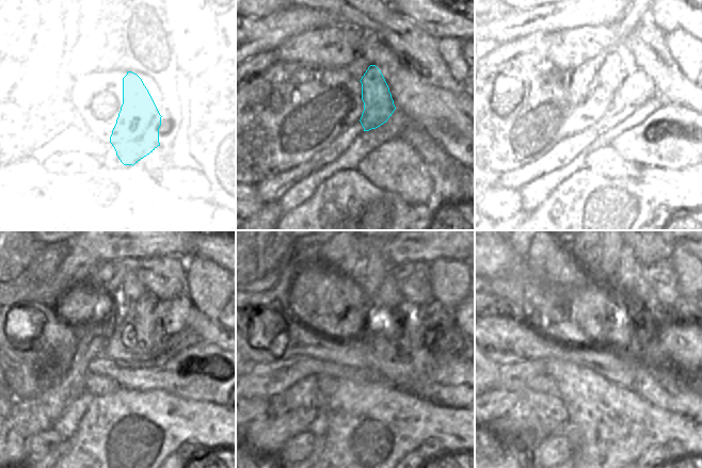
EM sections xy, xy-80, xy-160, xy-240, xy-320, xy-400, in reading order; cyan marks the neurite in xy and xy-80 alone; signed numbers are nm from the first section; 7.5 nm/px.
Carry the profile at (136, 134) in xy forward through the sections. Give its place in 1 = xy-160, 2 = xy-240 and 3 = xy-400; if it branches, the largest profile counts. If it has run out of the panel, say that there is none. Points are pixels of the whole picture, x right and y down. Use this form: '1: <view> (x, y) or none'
1: xy-160 (616, 66)
2: xy-240 (131, 289)
3: xy-400 (610, 259)

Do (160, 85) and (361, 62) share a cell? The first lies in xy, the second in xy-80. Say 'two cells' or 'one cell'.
two cells

